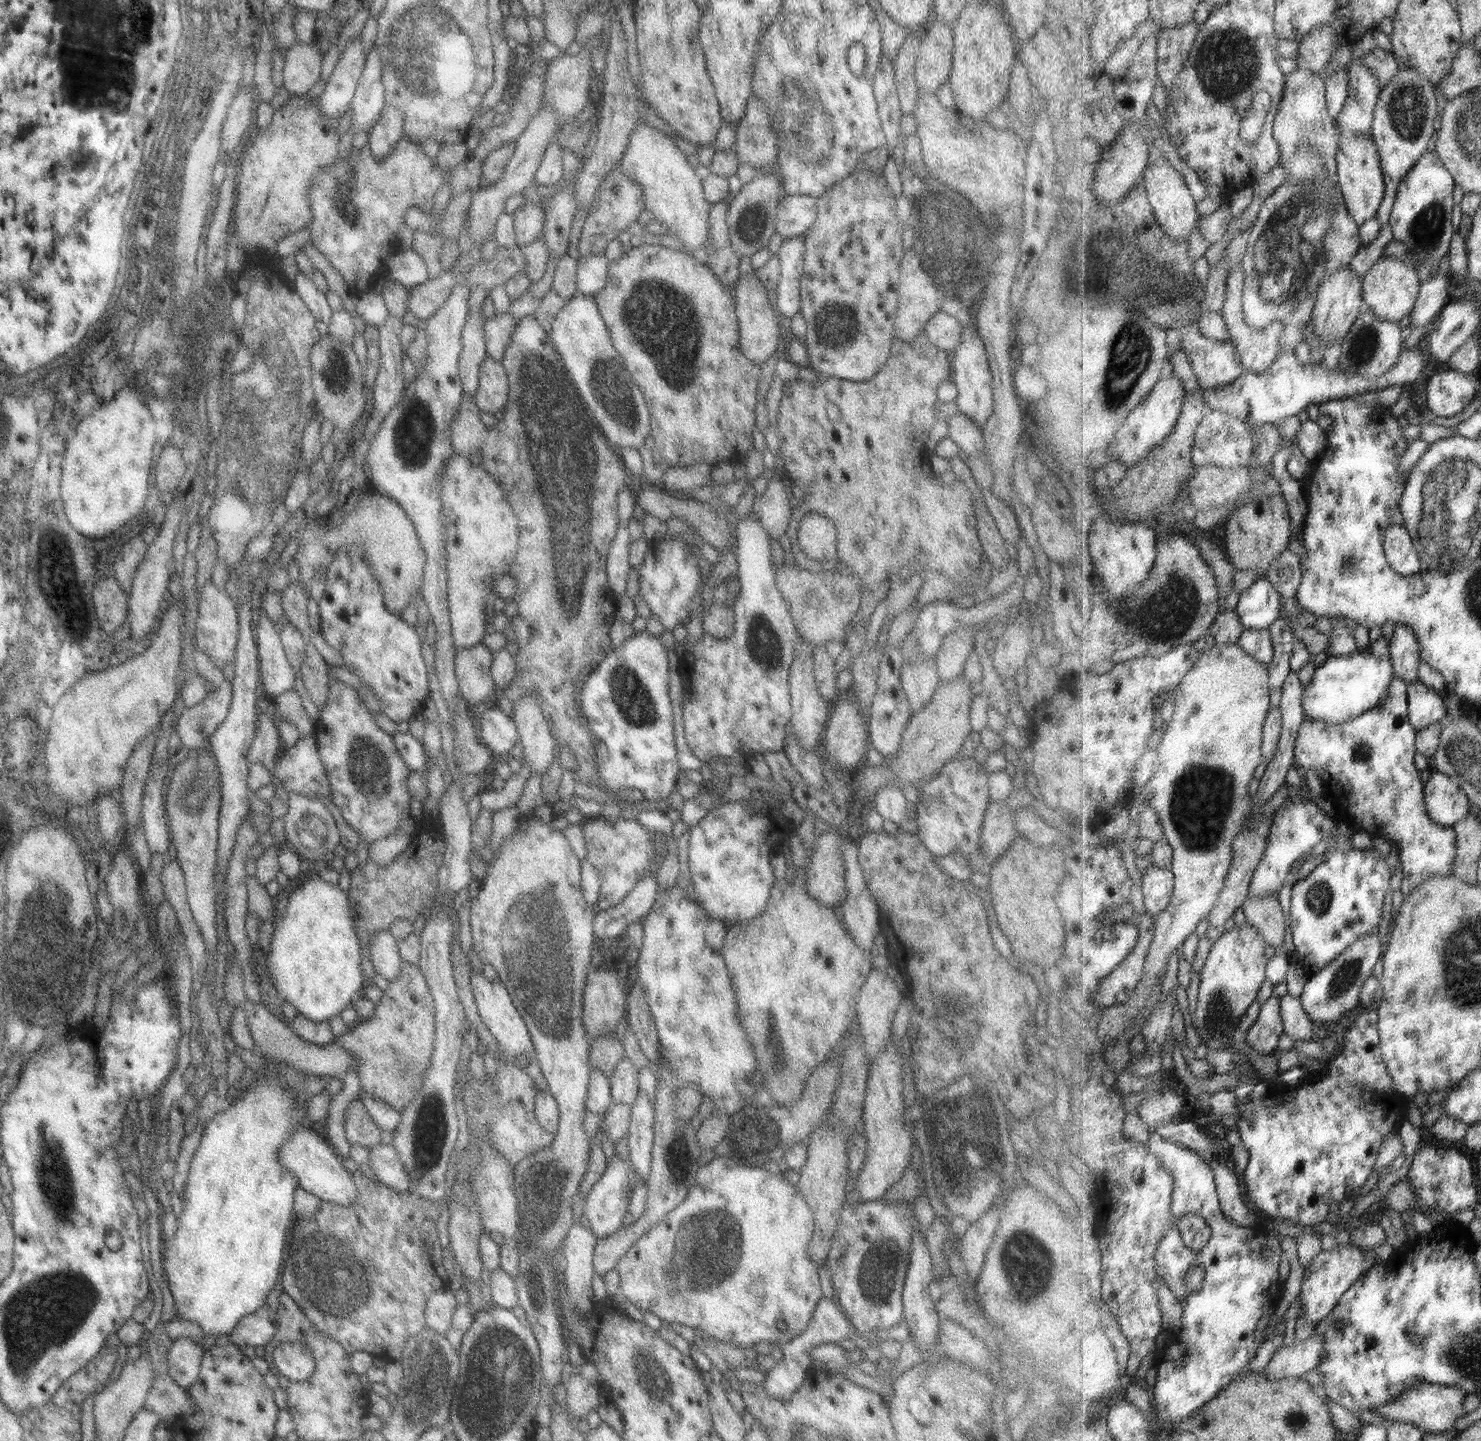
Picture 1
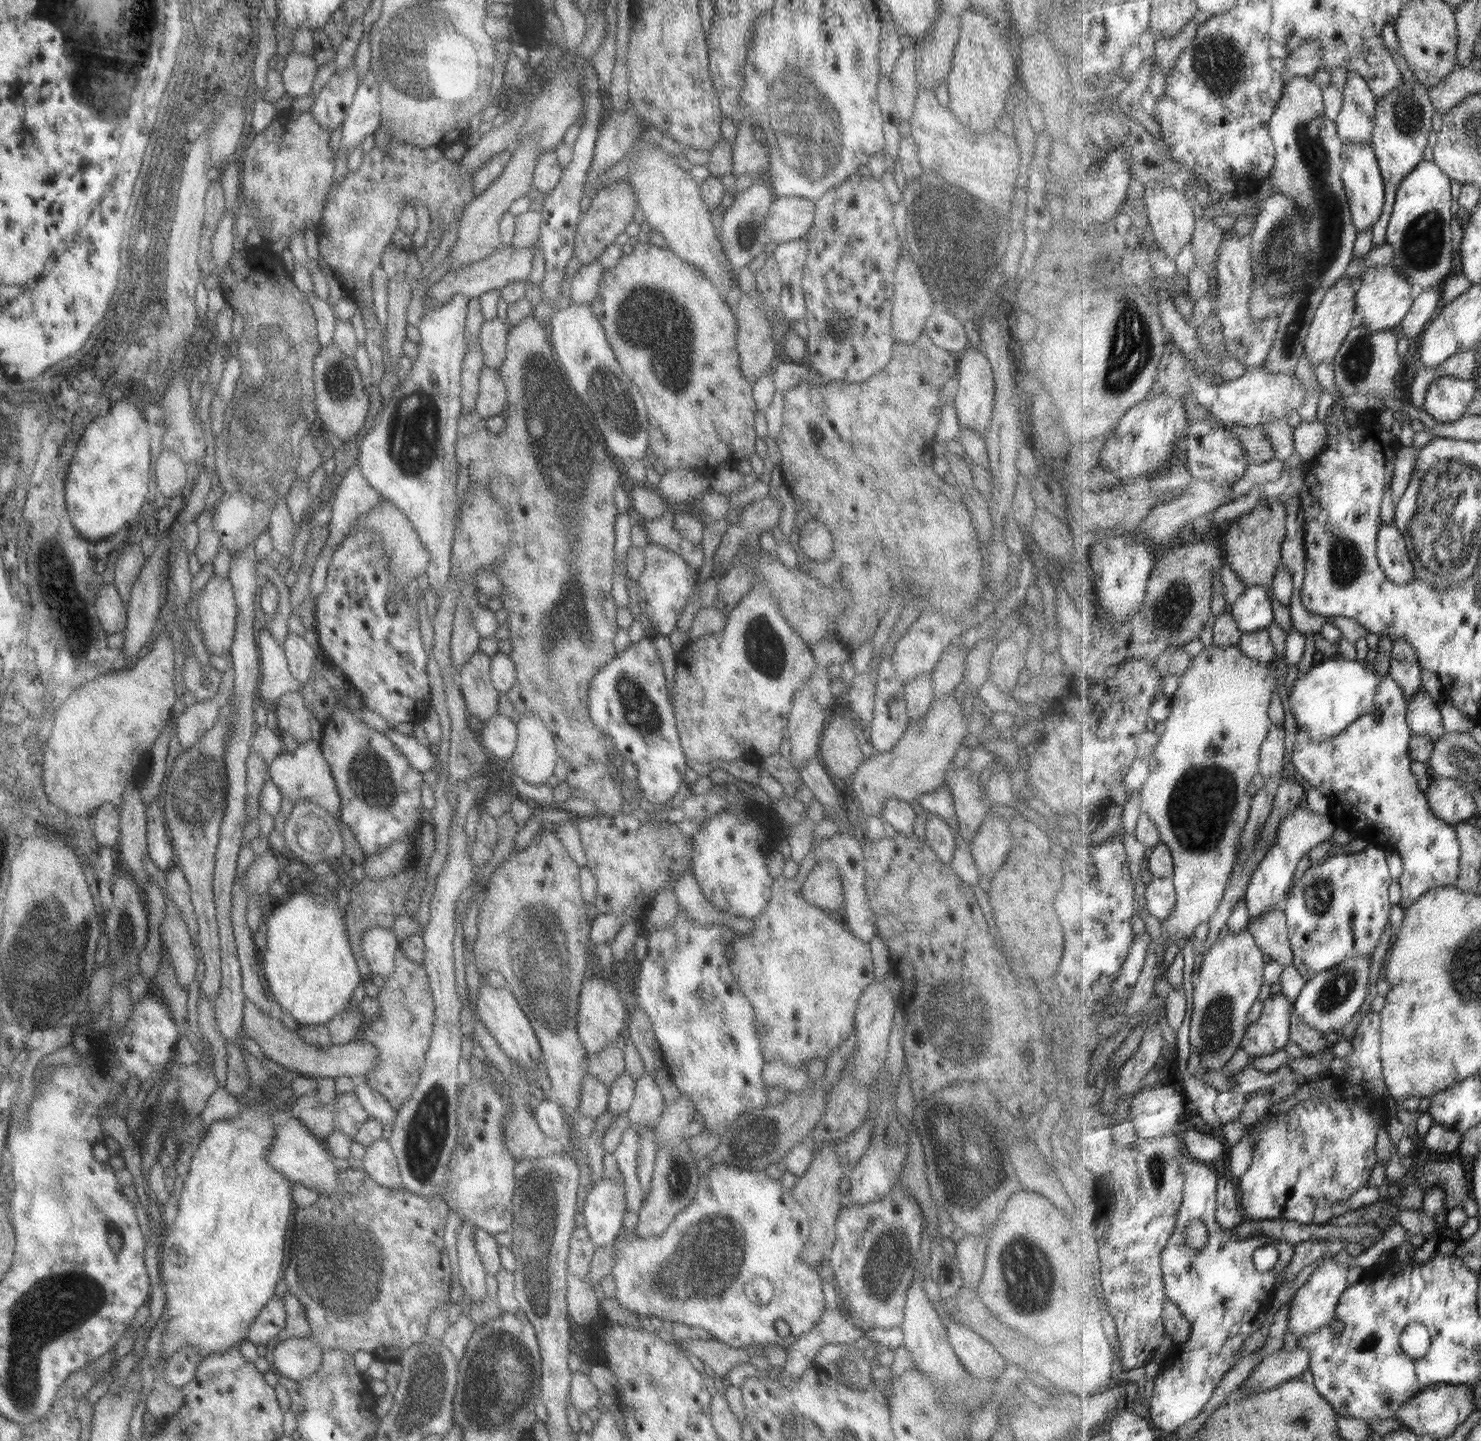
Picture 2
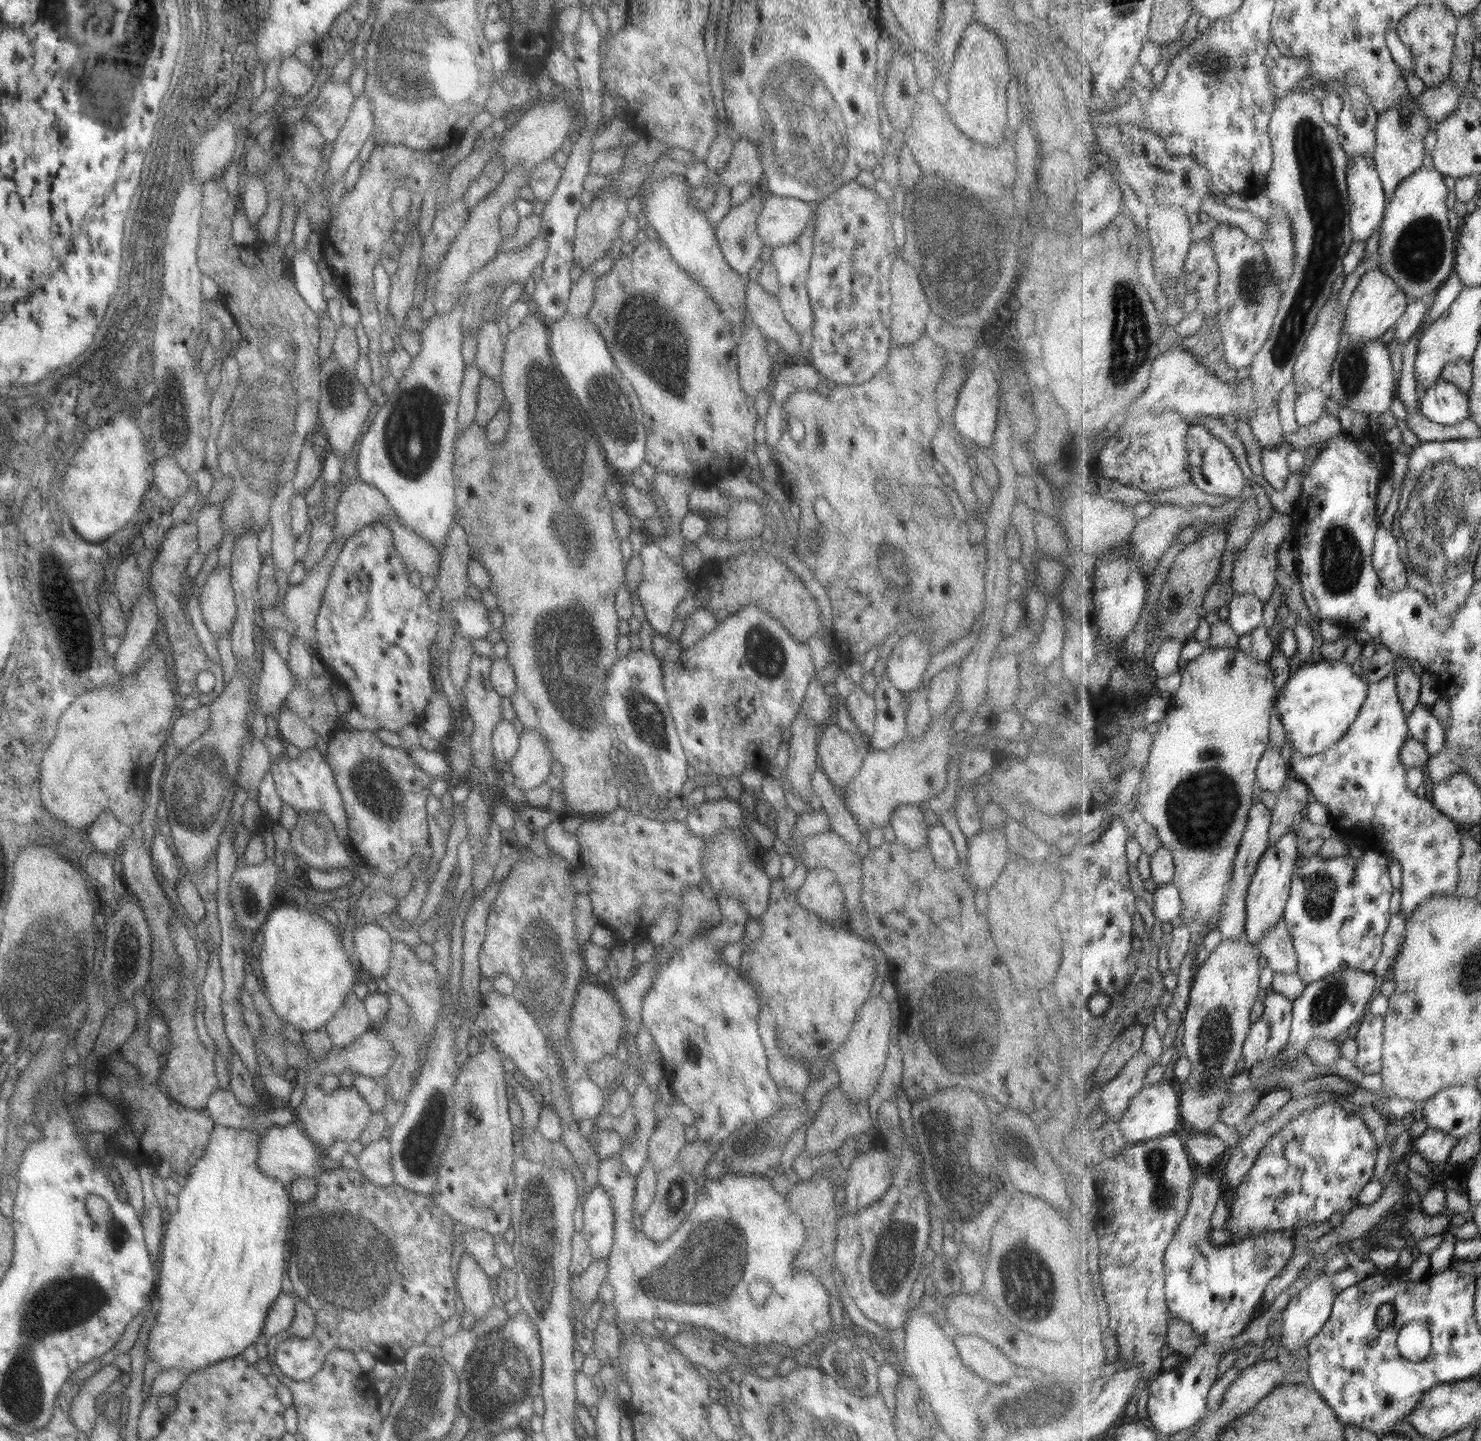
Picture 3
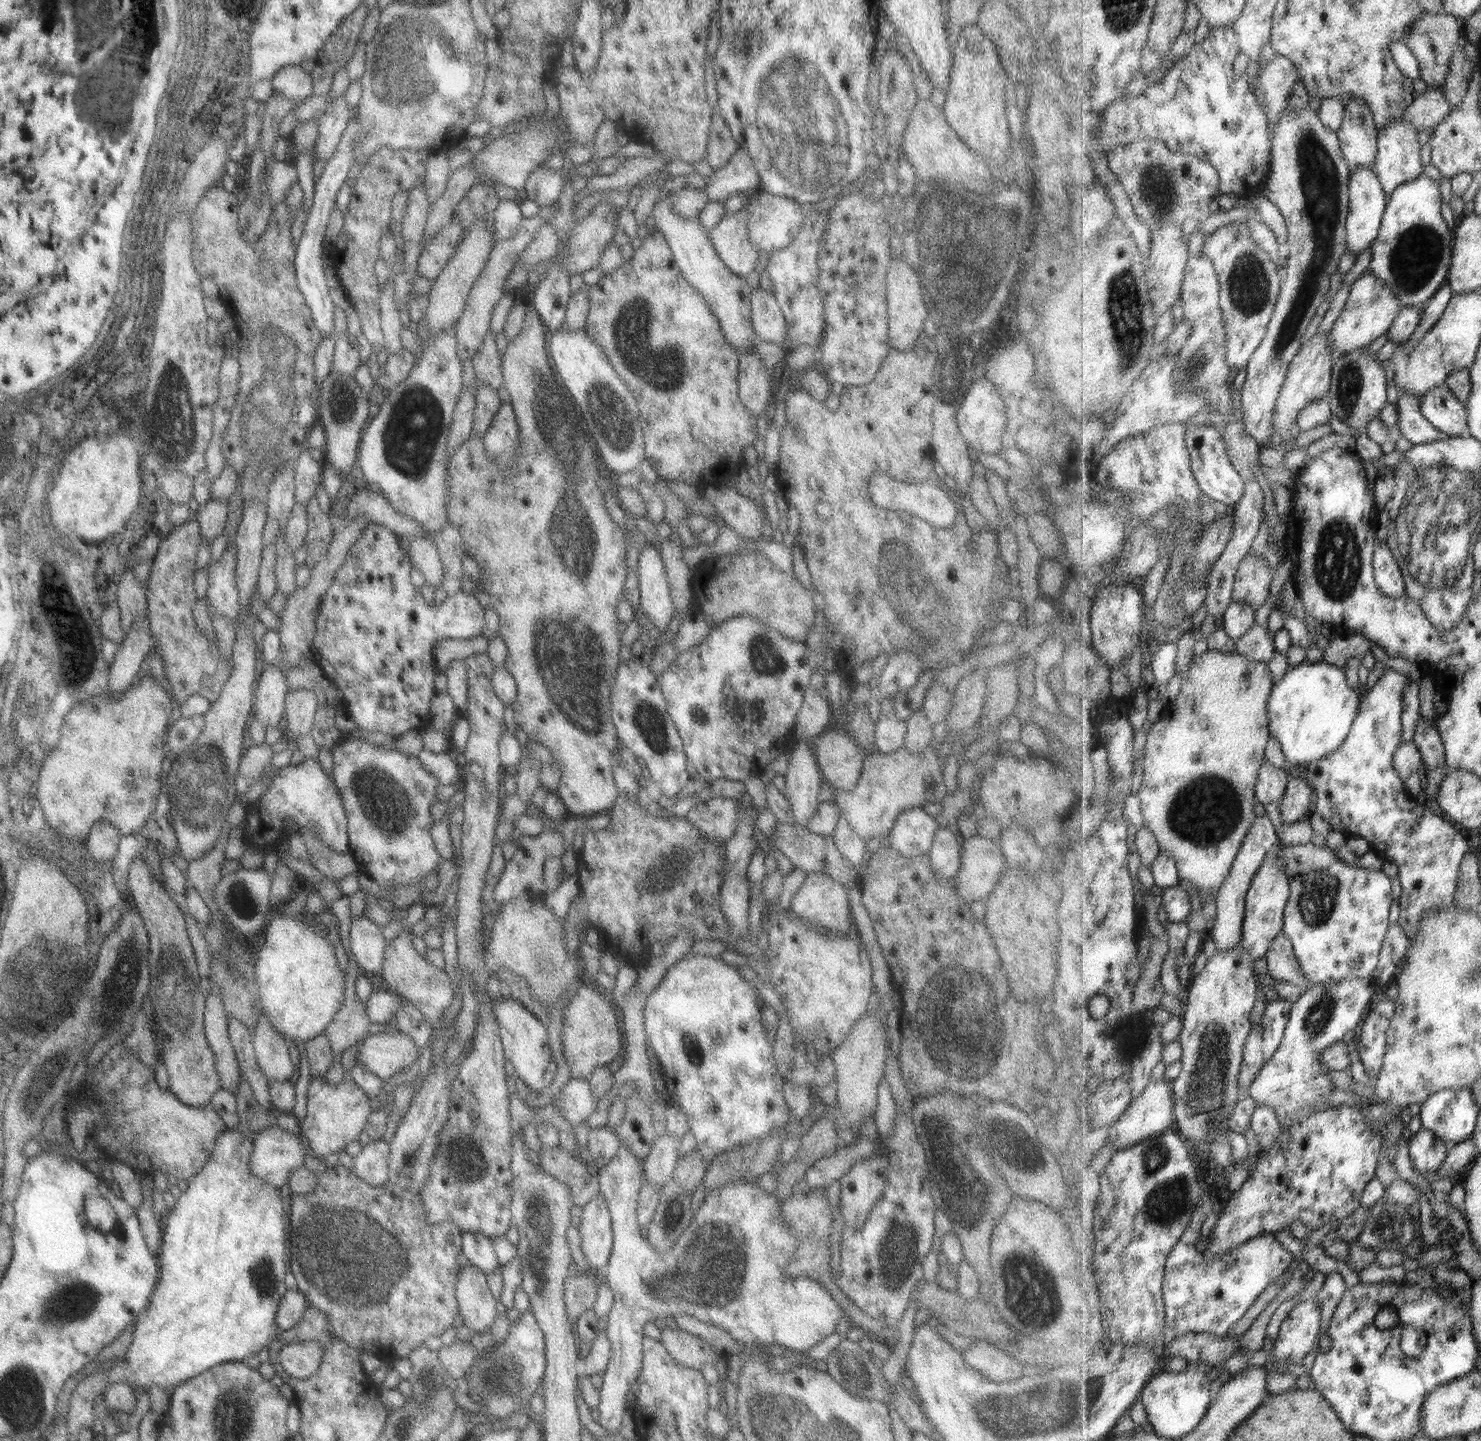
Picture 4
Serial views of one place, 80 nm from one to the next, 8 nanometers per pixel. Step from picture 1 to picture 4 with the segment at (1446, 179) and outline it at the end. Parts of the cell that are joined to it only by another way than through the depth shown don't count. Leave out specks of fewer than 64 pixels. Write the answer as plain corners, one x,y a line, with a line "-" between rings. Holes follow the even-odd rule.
1421,175
1395,189
1395,192
1389,196
1382,221
1382,230
1371,246
1372,256
1367,269
1392,290
1396,298
1401,301
1403,309
1410,306
1423,307
1426,305
1430,298
1446,284
1450,271
1454,234
1449,232
1449,224
1445,224
1443,214
1441,214
1443,198
1437,181
1437,179
1432,180

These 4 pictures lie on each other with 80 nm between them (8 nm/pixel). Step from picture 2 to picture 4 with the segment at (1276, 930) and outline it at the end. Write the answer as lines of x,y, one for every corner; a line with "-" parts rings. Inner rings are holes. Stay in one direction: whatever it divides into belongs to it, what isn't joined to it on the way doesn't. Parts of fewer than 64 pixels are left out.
1284,930
1275,938
1274,946
1267,953
1266,962
1267,972
1276,979
1296,984
1303,993
1313,987
1312,982
1303,972
1291,939
1284,933

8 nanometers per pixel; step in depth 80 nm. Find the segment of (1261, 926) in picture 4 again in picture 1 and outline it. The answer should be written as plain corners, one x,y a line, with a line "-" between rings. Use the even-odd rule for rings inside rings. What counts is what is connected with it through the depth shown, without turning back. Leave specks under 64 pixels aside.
1293,793
1290,802
1282,806
1274,816
1267,851
1255,869
1250,884
1250,897
1258,898
1258,896
1279,892
1285,886
1293,864
1302,856
1305,857
1321,840
1334,834
1336,825
1334,817
1321,810
1316,803

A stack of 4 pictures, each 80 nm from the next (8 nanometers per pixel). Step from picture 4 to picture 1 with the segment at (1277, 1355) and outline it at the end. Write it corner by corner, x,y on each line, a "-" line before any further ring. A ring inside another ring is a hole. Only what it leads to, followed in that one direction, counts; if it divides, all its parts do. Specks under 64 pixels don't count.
1383,1243
1377,1248
1363,1249
1338,1244
1330,1251
1323,1250
1307,1267
1301,1285
1301,1306
1299,1315
1313,1322
1325,1320
1339,1304
1341,1297
1375,1264
1390,1259
1396,1249

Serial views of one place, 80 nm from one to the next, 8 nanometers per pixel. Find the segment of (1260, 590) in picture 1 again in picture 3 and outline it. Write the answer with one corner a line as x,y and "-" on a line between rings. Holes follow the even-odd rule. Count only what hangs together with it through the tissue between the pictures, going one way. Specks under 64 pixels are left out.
1253,594
1233,595
1230,598
1228,621
1239,637
1250,634
1263,624
1265,603

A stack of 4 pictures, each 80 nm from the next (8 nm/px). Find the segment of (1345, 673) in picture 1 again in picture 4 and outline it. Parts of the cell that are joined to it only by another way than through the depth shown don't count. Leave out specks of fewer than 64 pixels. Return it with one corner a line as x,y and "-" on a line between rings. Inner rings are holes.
1324,660
1287,668
1270,695
1267,711
1271,735
1282,744
1285,758
1293,765
1321,760
1342,748
1358,716
1363,696
1347,684
1344,668

